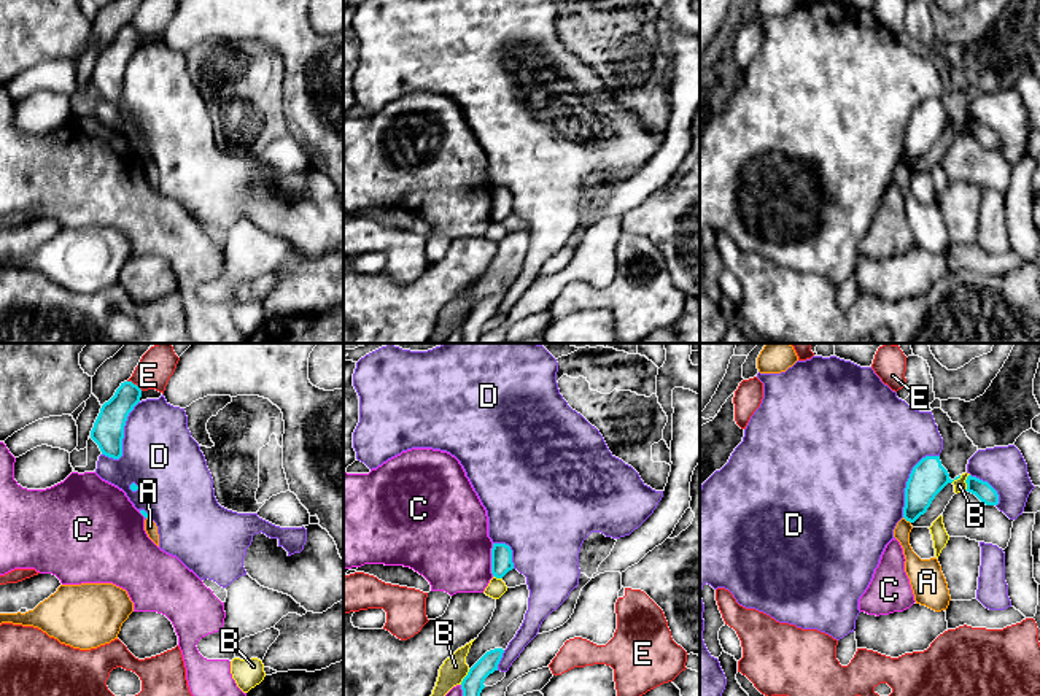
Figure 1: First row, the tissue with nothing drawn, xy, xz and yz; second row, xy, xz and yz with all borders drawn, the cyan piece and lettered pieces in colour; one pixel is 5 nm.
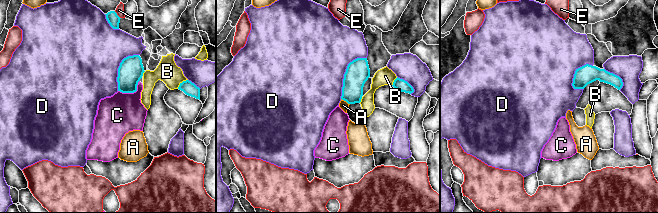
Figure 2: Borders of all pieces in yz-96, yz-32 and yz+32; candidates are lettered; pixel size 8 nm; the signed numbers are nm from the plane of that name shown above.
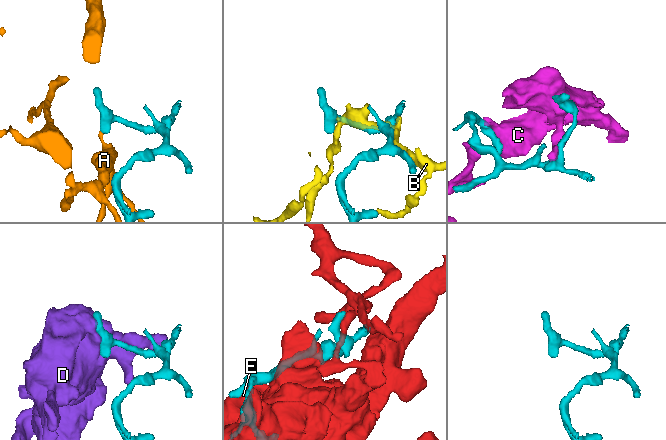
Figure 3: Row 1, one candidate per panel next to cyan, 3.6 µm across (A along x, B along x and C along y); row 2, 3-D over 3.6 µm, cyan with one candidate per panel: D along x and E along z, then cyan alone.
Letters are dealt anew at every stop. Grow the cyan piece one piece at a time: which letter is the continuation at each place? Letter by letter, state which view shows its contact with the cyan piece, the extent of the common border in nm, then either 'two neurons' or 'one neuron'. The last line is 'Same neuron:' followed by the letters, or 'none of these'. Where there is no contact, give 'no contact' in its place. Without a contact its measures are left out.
A: contact in yz; length 50 nm; two neurons
B: contact in yz; length 90 nm; two neurons
C: contact in xz; length 170 nm; two neurons
D: contact in yz; length 380 nm; two neurons
E: contact in xy; length 90 nm; two neurons
Same neuron: none of these

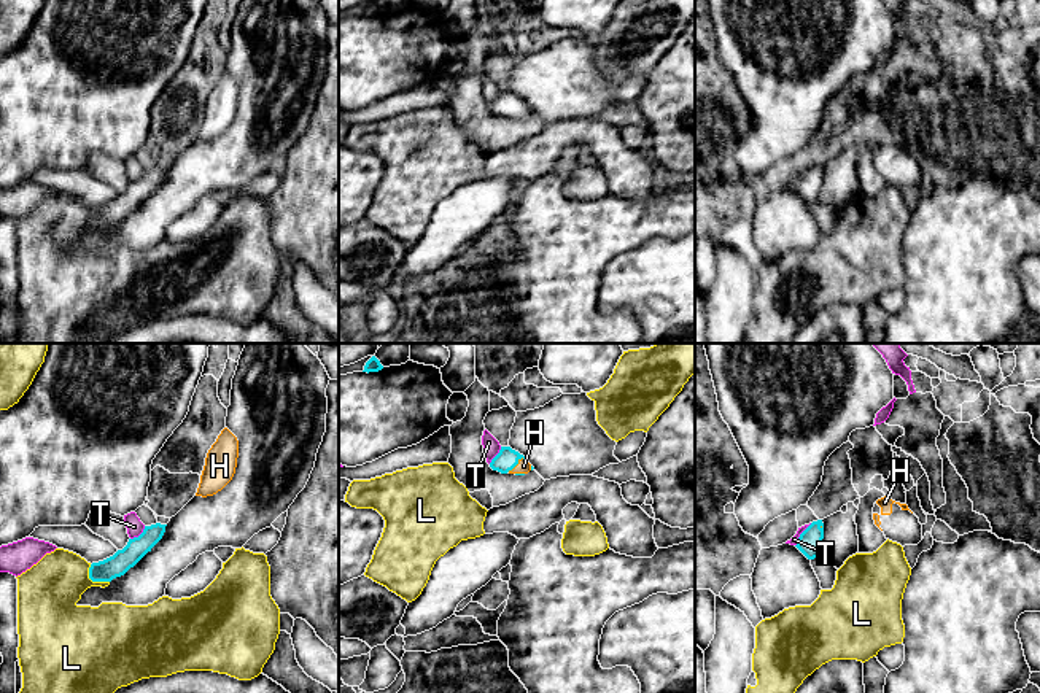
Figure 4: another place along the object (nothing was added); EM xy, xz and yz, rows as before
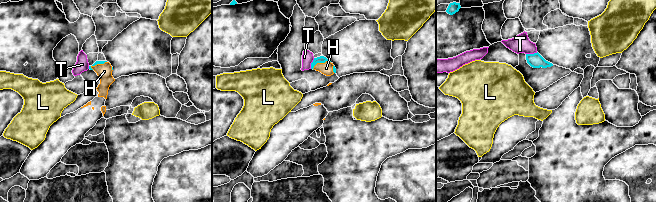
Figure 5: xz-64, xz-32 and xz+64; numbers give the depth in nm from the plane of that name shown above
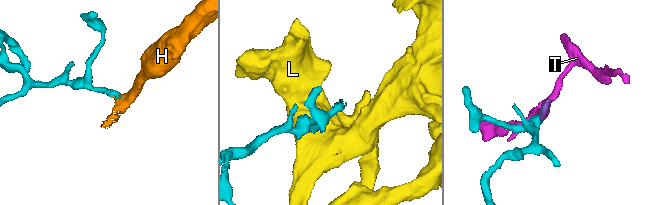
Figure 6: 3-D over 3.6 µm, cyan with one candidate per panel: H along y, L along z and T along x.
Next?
H: contact in xz; length 120 nm; one neuron
L: contact in xy; length 140 nm; two neurons
T: contact in xy; length 100 nm; two neurons
Same neuron: H

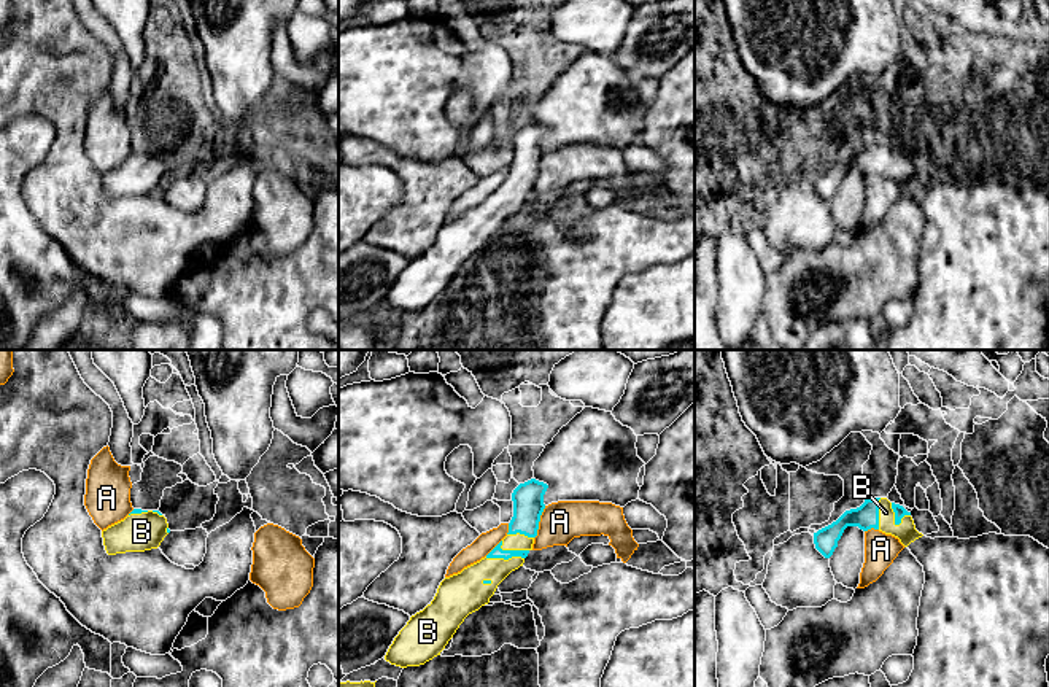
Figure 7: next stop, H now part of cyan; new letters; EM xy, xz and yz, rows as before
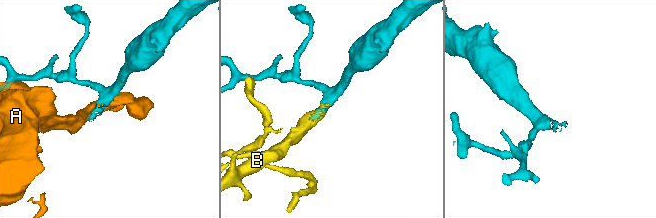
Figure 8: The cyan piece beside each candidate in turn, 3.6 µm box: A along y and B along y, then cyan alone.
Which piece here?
A: contact in xz; length 180 nm; two neurons
B: contact in yz; length 130 nm; one neuron
Same neuron: B

